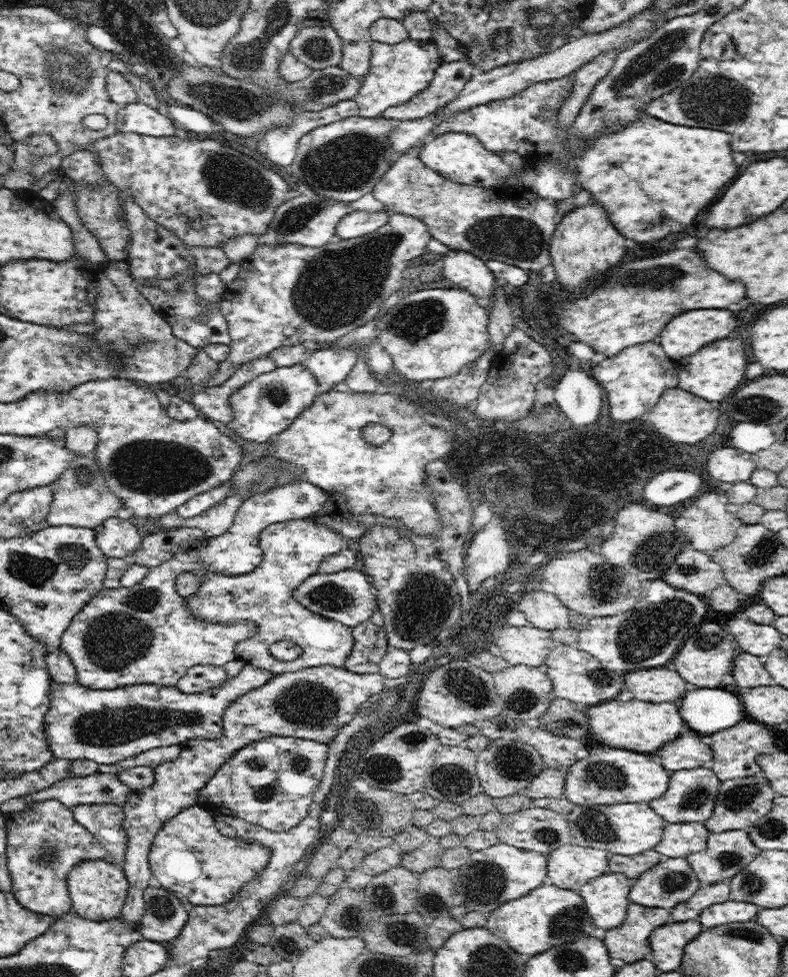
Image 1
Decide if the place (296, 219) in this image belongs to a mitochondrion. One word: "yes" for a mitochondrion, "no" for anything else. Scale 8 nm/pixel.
yes

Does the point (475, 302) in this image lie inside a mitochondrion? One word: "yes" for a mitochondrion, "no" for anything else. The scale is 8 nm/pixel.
no

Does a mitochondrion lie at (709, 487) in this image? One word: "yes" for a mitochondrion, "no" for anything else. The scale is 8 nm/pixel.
no

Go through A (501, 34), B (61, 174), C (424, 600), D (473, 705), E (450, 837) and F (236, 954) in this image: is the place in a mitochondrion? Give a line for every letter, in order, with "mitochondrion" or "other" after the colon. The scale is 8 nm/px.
A: mitochondrion
B: other
C: mitochondrion
D: mitochondrion
E: other
F: other

